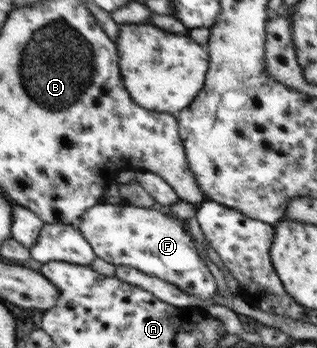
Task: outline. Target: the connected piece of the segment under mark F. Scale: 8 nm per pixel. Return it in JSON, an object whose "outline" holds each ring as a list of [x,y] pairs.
{"outline":[[[179,198],[169,205],[166,214],[157,208],[133,206],[124,201],[120,206],[97,203],[82,216],[78,229],[91,243],[97,256],[105,262],[118,266],[130,266],[169,284],[175,284],[190,295],[200,299],[212,299],[217,292],[217,282],[199,255],[190,233],[183,229],[184,220],[195,216],[196,205]]]}

